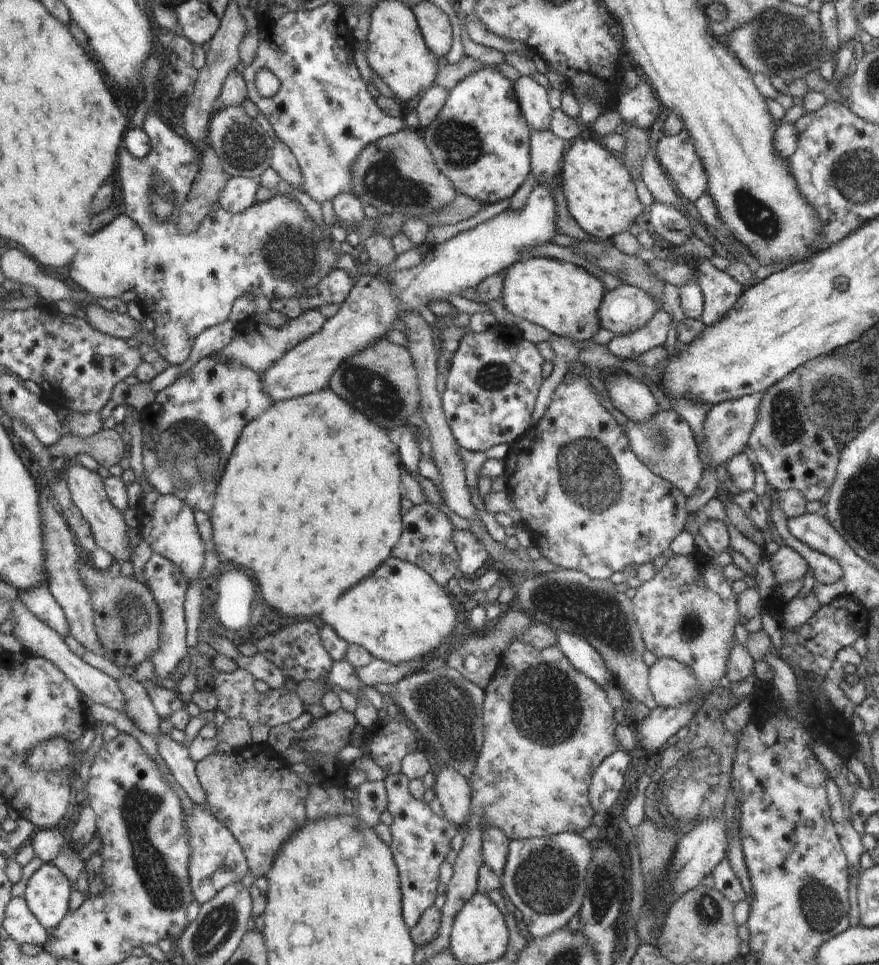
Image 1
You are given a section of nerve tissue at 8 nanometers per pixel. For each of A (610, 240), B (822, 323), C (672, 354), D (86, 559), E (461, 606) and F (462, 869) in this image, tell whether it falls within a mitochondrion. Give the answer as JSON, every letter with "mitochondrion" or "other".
{"A":"other","B":"other","C":"other","D":"other","E":"other","F":"other"}

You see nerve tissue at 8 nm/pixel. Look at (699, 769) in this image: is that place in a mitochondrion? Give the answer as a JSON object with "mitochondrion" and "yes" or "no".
{"mitochondrion":"yes"}

